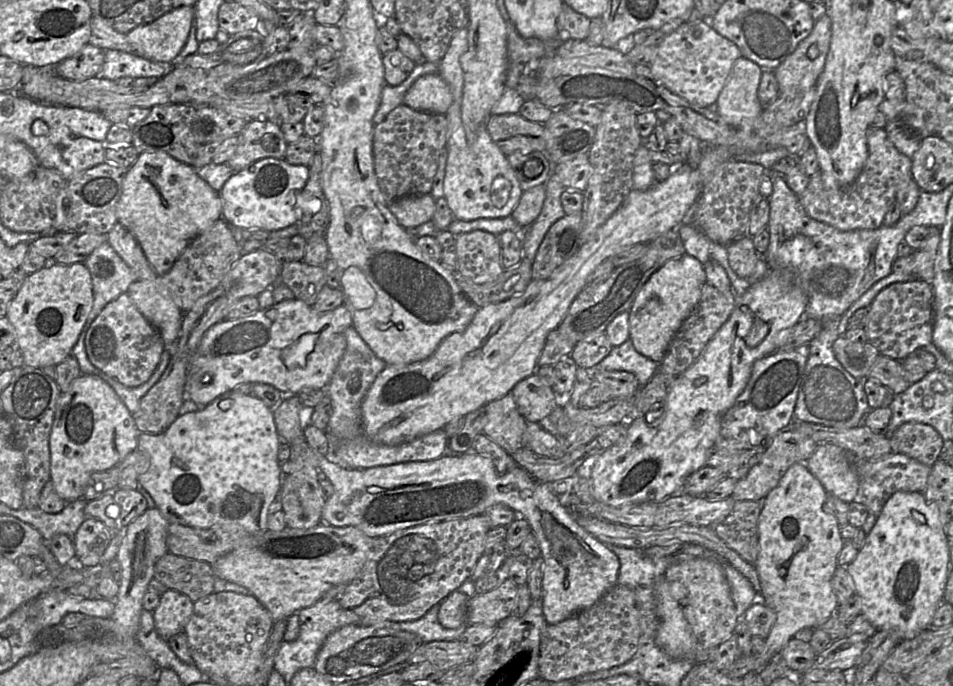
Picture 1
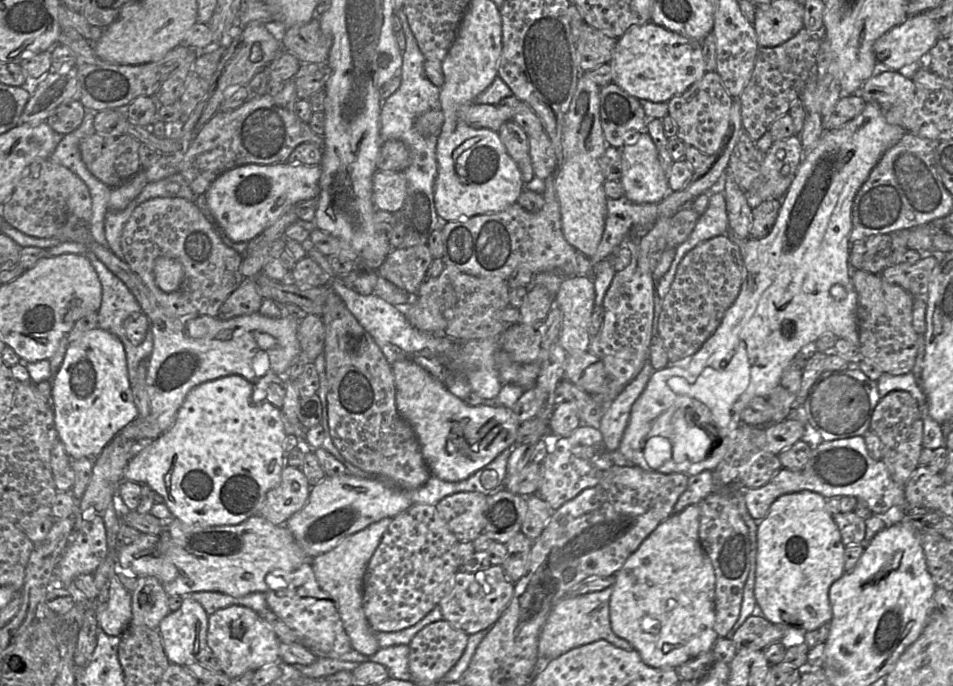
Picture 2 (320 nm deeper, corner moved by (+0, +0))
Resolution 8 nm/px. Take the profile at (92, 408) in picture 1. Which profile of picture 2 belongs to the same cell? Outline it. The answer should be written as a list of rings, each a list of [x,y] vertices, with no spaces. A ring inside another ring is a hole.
[[[96,327],[69,344],[63,363],[52,379],[50,403],[58,439],[69,457],[72,460],[97,458],[113,438],[138,417],[120,339]]]

